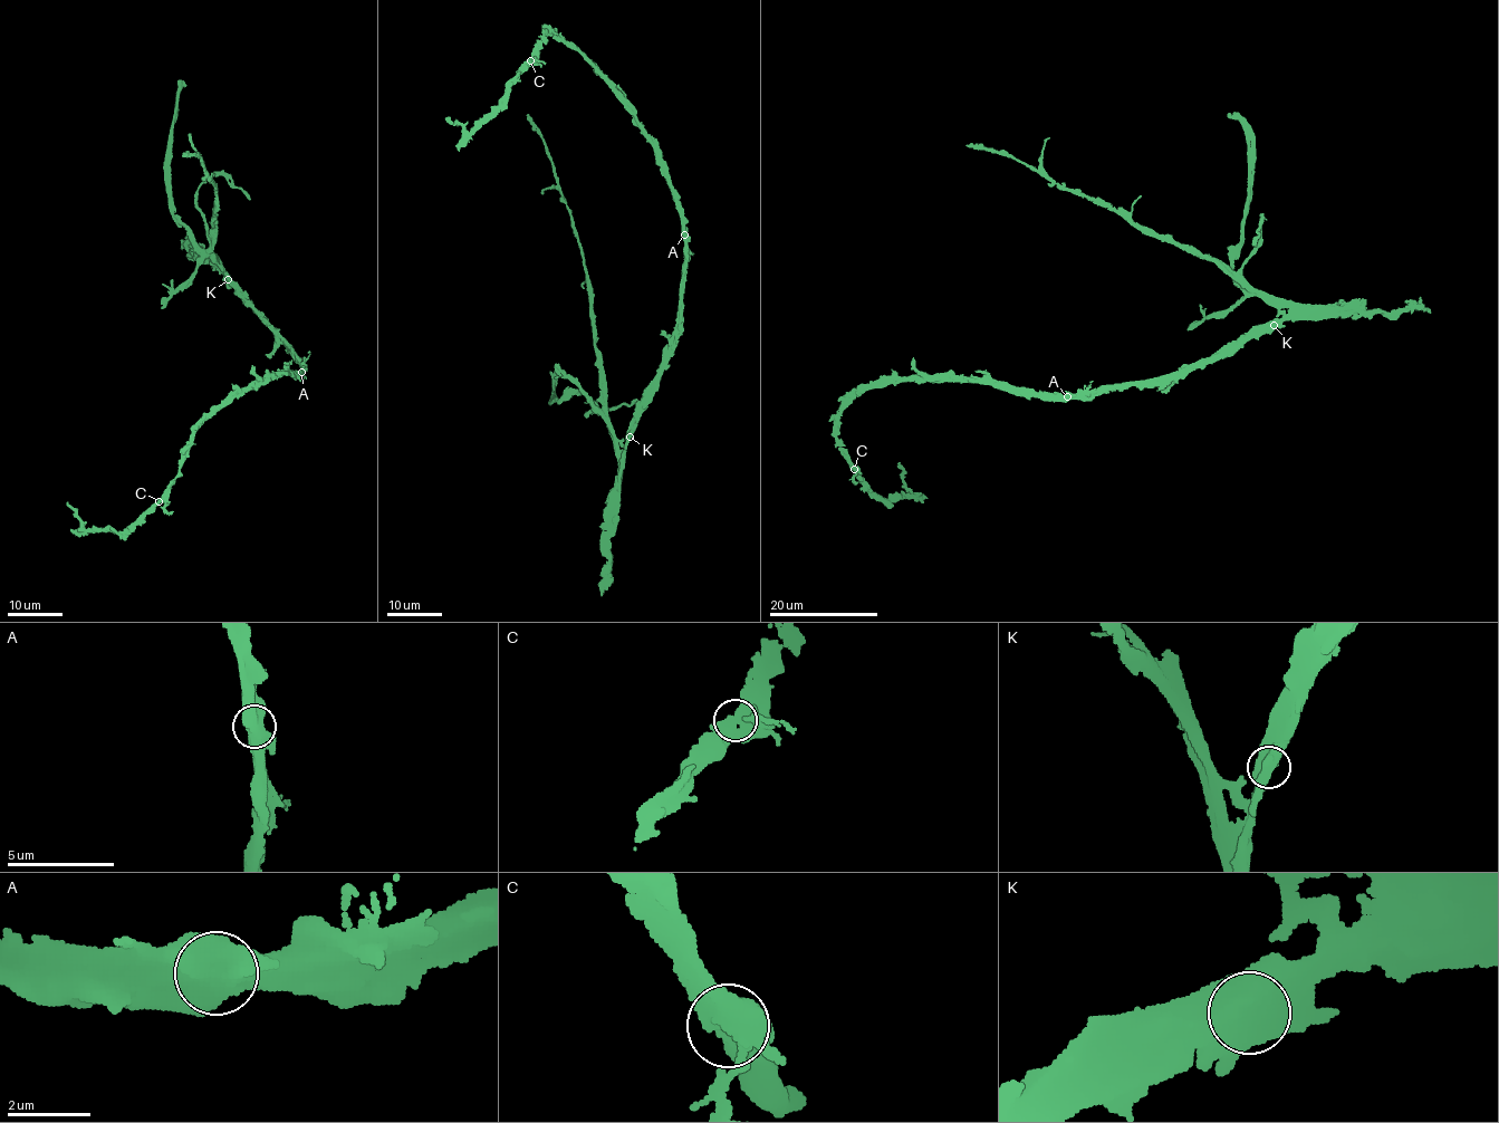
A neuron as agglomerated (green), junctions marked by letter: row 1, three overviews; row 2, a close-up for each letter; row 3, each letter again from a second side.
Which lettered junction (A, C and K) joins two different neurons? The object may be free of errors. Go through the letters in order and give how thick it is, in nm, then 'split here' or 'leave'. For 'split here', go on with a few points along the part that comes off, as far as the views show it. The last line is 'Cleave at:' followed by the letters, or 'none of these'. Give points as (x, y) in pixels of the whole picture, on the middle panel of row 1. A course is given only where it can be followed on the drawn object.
A: 800 nm thick; leave
C: 550 nm thick; leave
K: 750 nm thick; leave
Cleave at: none of these

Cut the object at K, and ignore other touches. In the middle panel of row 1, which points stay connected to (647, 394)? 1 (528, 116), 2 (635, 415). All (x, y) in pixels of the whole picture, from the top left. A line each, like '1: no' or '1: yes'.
1: no
2: yes

